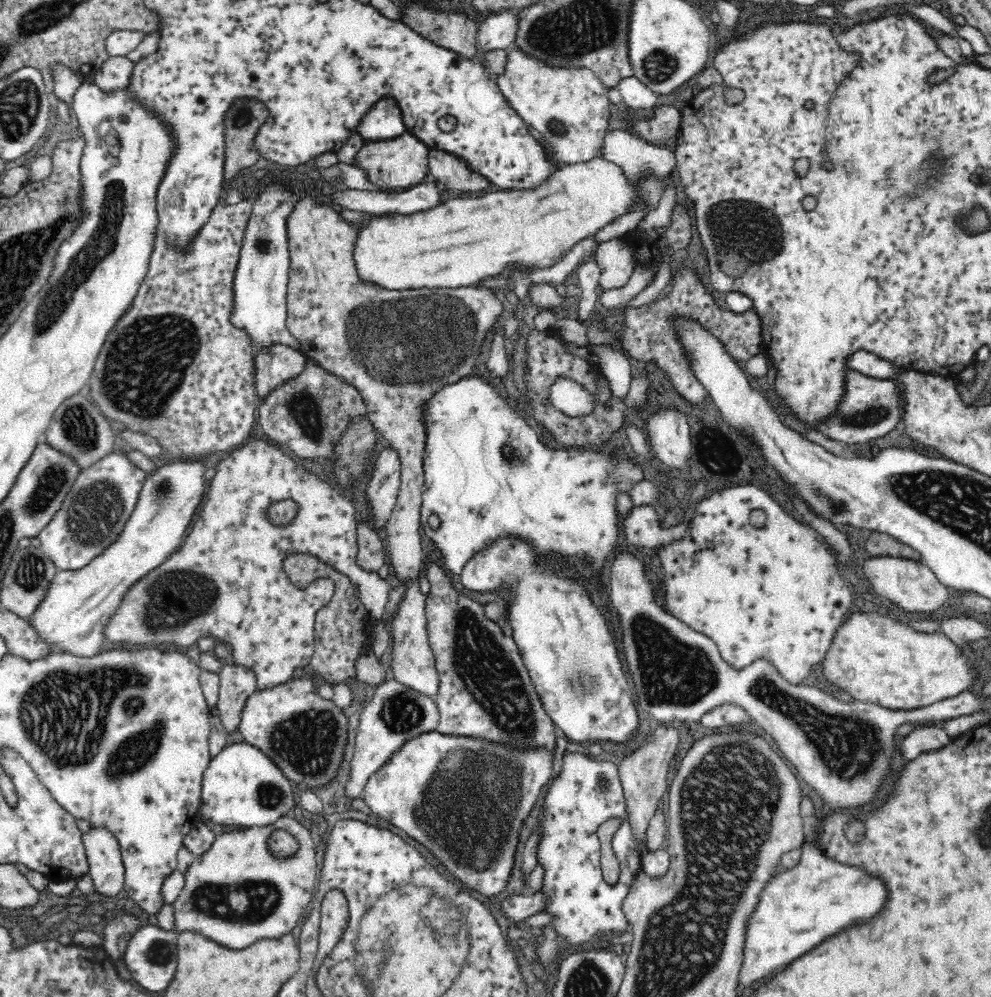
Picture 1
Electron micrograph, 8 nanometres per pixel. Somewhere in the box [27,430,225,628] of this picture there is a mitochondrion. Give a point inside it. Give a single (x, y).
(96, 511)

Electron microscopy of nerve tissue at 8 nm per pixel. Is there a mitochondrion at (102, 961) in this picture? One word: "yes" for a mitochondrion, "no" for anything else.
no

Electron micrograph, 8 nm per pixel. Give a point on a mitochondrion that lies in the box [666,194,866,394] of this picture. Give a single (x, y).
(743, 233)

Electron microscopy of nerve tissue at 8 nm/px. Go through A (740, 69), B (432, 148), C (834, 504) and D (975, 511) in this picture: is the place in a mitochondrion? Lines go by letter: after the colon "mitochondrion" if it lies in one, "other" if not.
A: other
B: other
C: mitochondrion
D: mitochondrion

